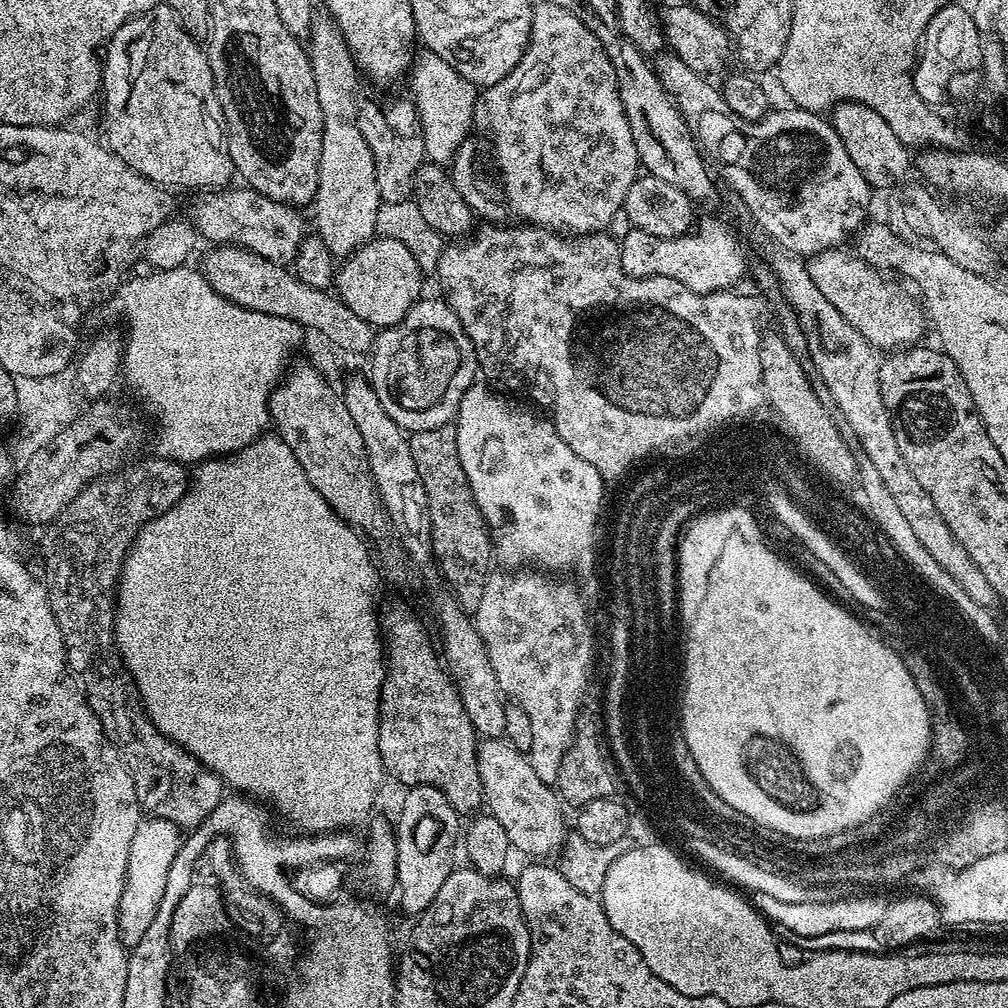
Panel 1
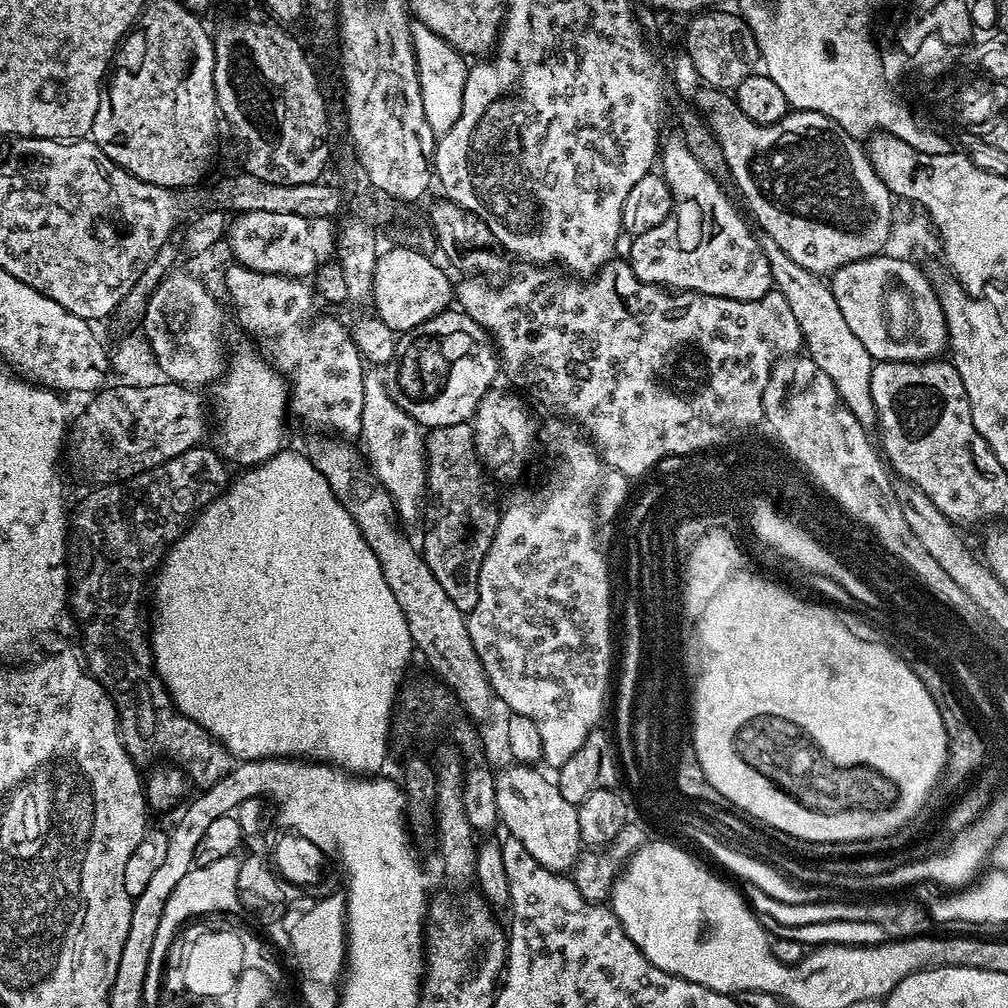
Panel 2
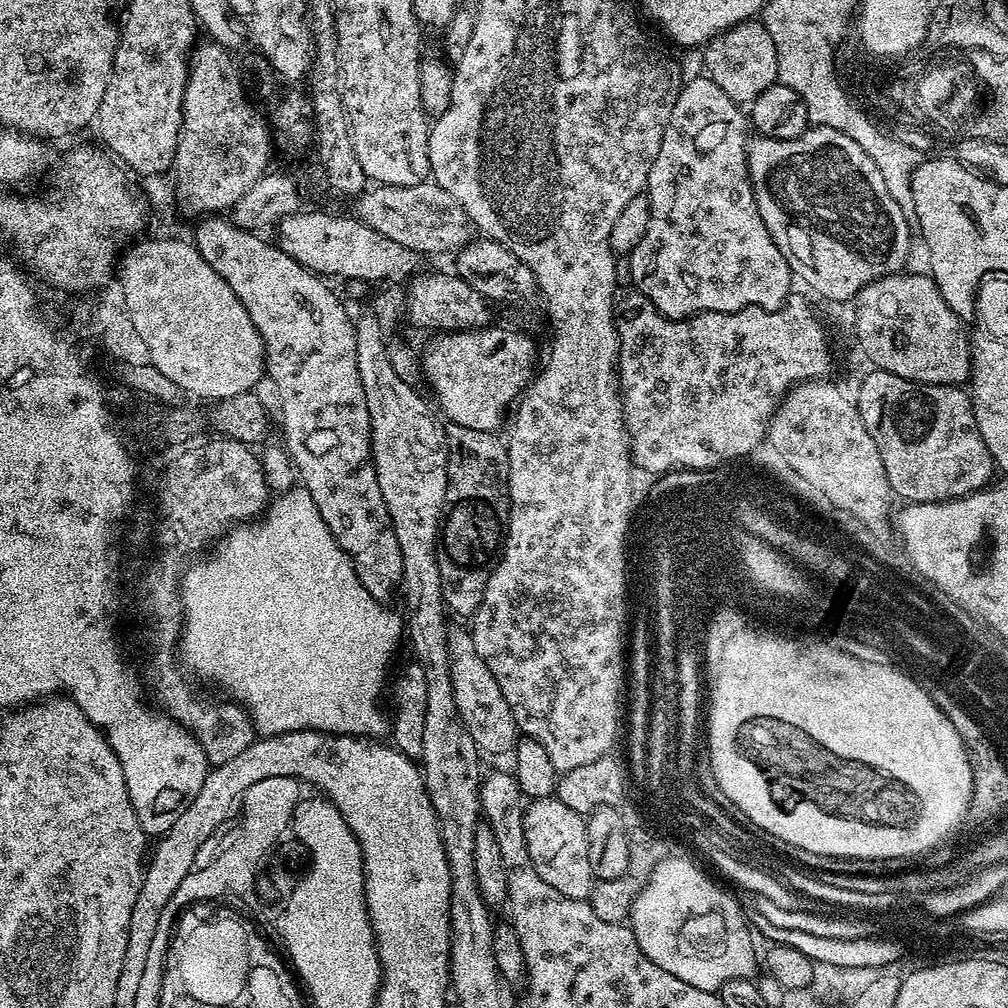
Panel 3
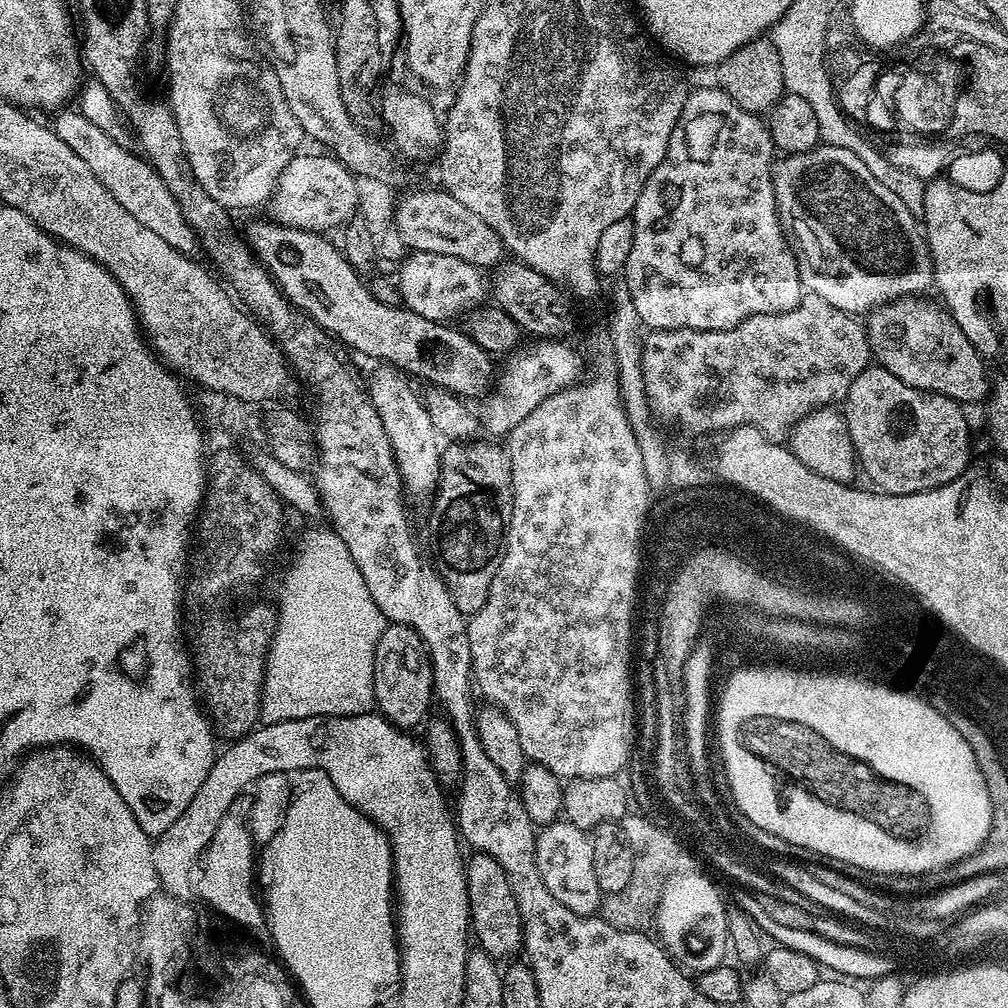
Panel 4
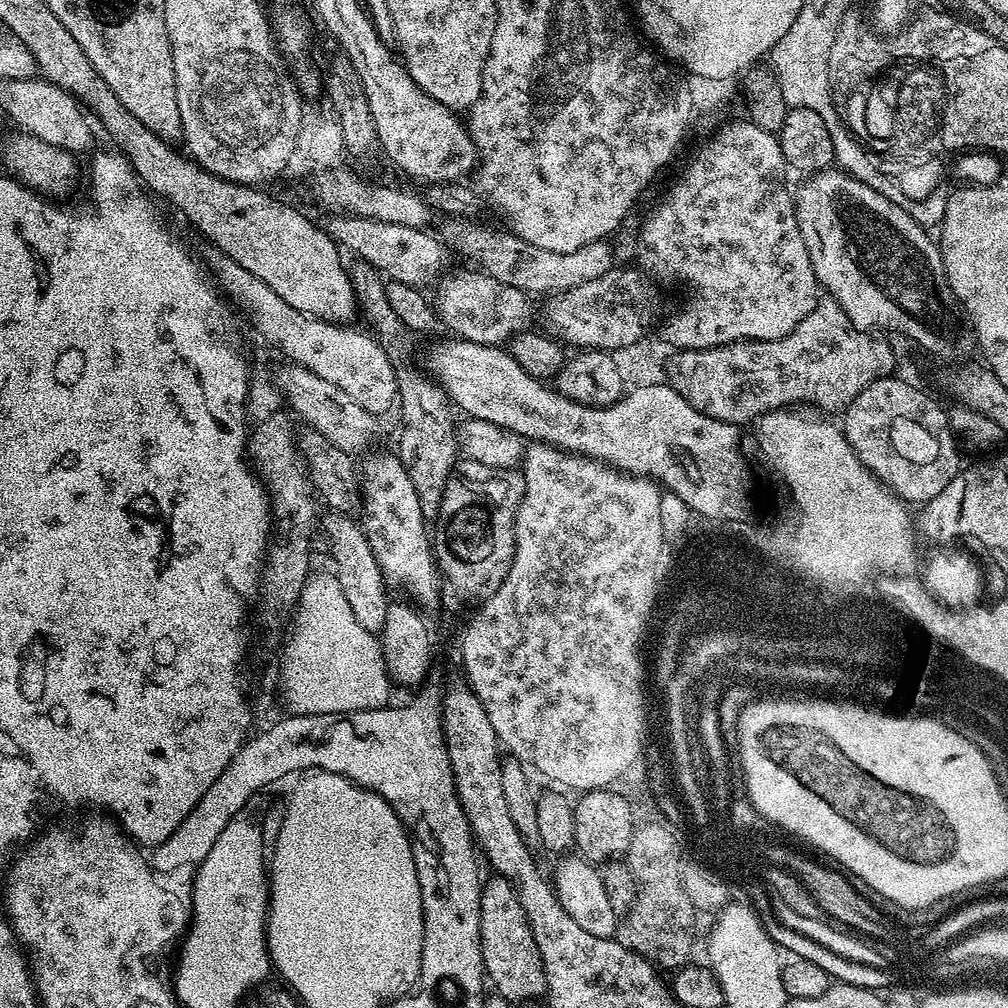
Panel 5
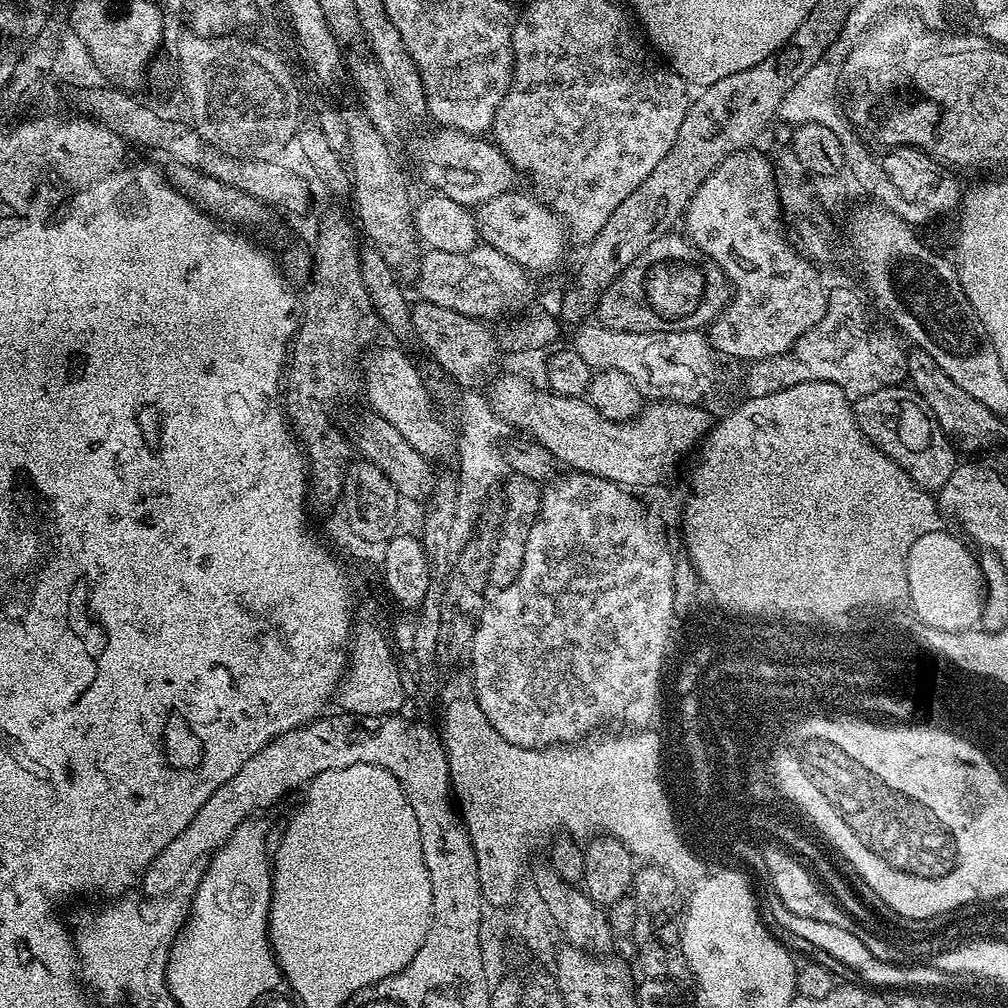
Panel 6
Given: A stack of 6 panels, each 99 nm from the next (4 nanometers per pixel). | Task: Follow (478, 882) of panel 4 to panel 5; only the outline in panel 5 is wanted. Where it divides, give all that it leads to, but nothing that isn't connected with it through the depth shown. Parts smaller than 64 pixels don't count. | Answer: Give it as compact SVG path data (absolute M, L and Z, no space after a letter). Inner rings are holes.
M489 875L483 881L480 890L480 950L479 963L484 965L485 977L496 989L495 995L509 1002L515 1000L532 1000L535 996L543 997L548 991L546 986L546 970L542 966L542 954L538 950L538 942L534 942L534 934L530 930L530 922L526 918L526 910L522 910L522 902L518 902L518 894L512 889L512 883L505 876Z

